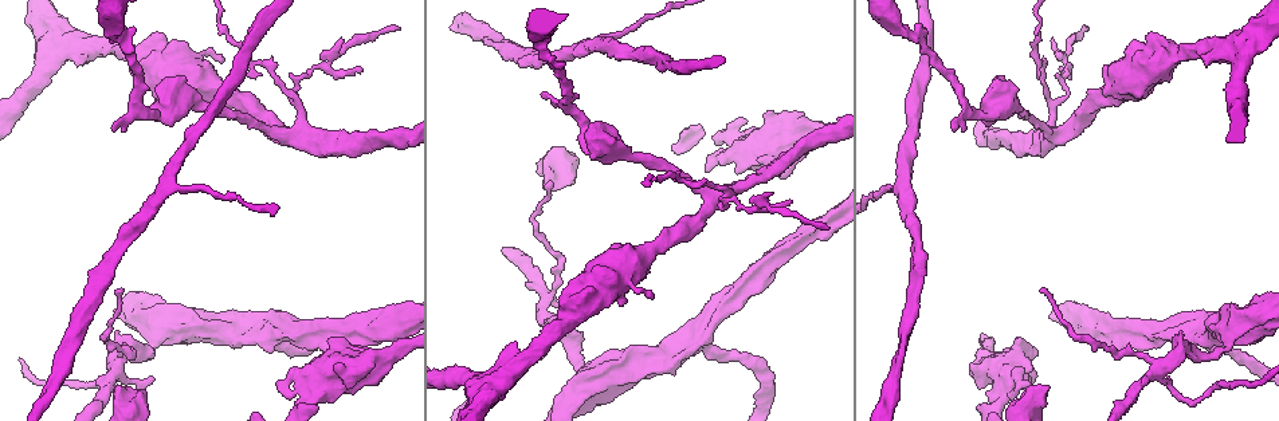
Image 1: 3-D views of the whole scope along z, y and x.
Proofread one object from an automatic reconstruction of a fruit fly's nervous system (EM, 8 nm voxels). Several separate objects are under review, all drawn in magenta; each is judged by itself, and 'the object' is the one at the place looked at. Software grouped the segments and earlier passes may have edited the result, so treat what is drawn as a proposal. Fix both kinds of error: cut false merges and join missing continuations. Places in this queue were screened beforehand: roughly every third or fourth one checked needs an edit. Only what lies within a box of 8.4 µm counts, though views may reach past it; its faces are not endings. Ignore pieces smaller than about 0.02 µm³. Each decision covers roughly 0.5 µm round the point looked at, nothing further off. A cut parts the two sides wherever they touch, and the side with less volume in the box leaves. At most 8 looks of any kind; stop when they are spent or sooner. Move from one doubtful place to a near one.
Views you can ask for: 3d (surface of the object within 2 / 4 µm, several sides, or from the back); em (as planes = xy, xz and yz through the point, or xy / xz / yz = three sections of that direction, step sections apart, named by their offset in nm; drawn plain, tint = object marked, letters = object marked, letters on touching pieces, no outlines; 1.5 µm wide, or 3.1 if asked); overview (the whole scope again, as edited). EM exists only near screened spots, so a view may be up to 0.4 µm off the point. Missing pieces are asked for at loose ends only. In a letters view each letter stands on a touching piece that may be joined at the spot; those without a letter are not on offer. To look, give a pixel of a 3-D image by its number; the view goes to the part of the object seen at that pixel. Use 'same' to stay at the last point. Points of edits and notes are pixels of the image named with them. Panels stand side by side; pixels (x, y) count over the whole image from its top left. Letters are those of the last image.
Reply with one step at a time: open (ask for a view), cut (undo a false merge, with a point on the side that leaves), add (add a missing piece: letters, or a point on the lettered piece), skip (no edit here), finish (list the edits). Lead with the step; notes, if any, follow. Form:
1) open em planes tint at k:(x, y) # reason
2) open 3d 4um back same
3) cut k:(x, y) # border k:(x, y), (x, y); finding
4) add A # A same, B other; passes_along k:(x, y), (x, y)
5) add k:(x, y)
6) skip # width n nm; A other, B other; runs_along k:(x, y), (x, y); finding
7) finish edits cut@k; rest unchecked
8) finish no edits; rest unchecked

open 3d 4um at 1:(309, 365) # thick end

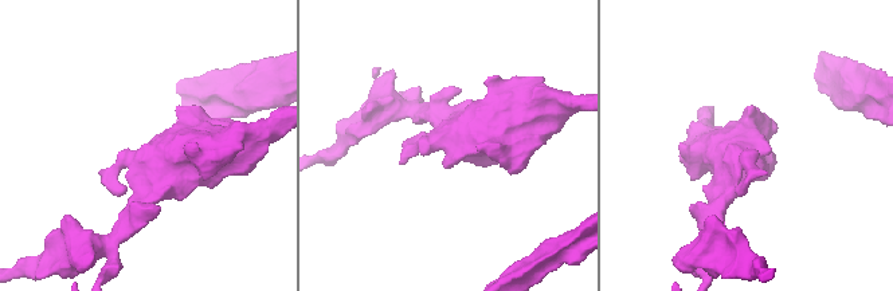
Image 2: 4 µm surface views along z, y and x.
open em planes letters at 2:(769, 151) # shape alone is not enough

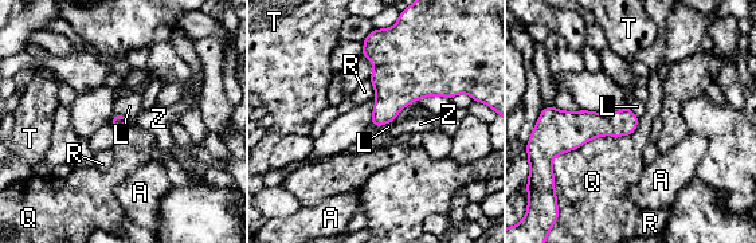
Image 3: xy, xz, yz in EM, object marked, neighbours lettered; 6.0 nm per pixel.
skip # longest_contact Q 500 nm; A other, L other, Q other, R other, T other, Z other; no lettered piece goes on from it

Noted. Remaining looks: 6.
open 3d 4um back at 1:(1050, 387) # thick end

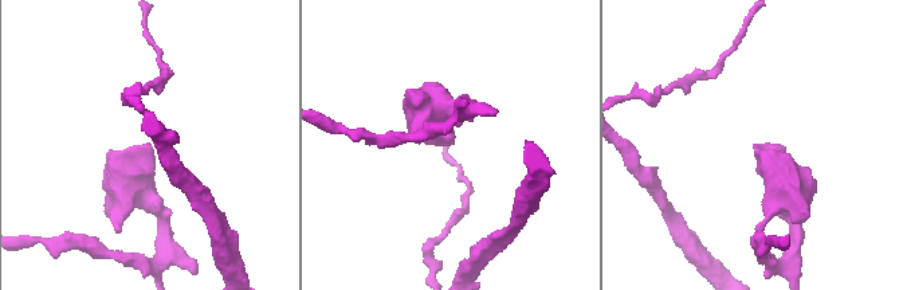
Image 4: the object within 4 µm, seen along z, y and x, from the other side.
open em yz step 4 letters at 4:(450, 143)

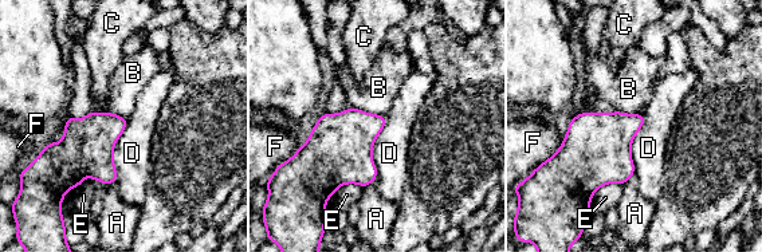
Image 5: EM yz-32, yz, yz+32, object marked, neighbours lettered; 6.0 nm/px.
skip # longest_contact D 400 nm; A other, B other, C other, D other, E other, F other; no lettered piece goes on from it

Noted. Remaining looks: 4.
open em xz step 4 tint at 1:(900, 30) # sudden change in width

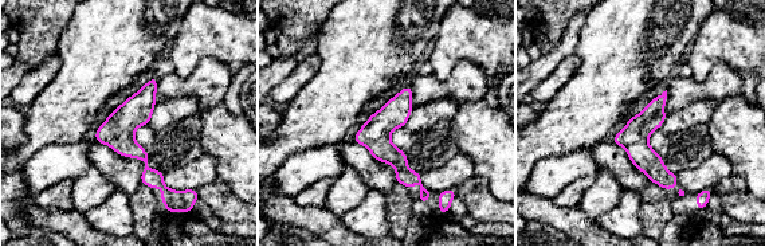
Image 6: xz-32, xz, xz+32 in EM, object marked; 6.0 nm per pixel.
open em xz step 4 letters same # see the neighbours

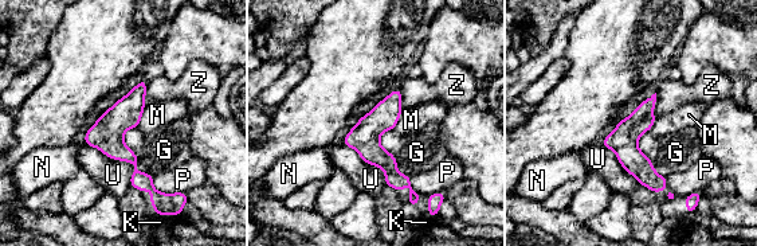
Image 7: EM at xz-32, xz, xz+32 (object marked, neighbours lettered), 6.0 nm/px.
skip # G other, K other, M other, N other, P other, U other, Z other; border 7:(125, 129), (136, 167), (153, 176); all the same neuron

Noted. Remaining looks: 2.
finish no edits; rest unchecked

